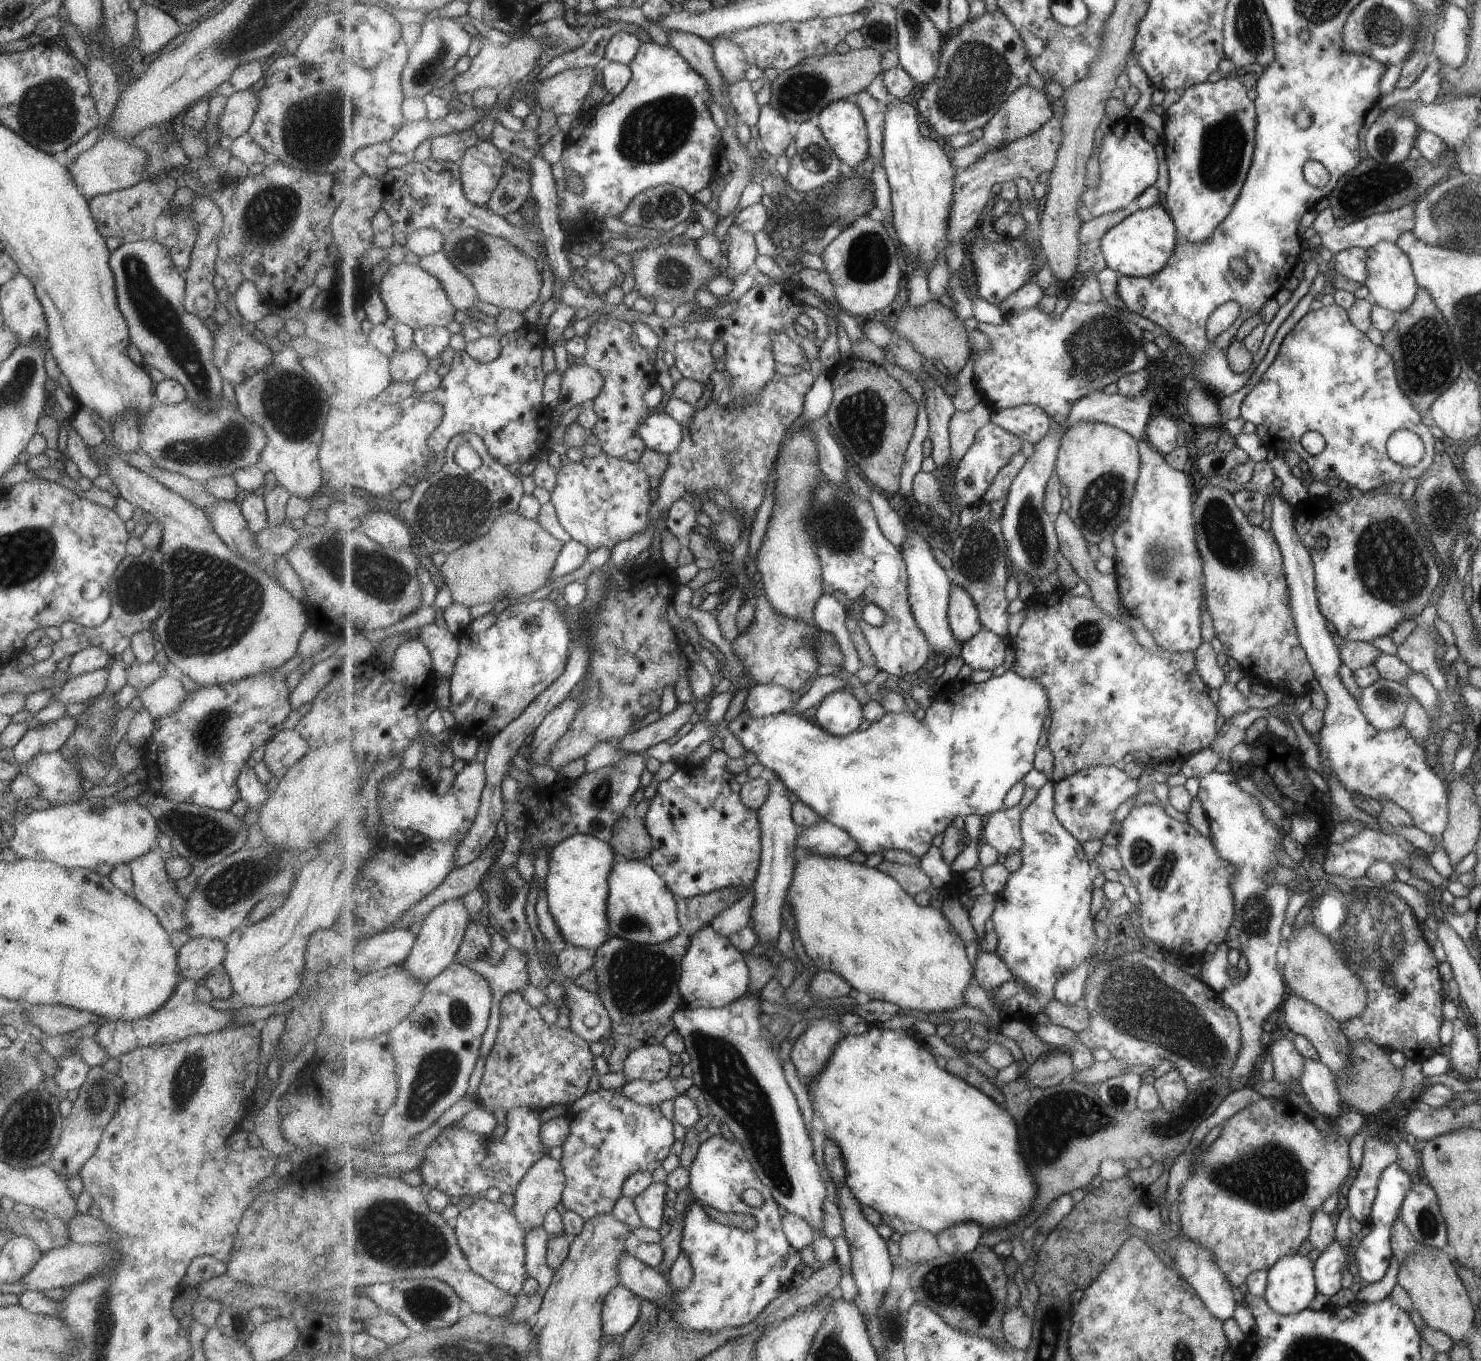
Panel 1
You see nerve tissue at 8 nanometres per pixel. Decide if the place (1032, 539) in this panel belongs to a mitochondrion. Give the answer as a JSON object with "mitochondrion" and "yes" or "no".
{"mitochondrion":"yes"}

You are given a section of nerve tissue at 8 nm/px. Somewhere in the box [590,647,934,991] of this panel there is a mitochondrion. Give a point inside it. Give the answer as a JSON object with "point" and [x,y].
{"point":[636,925]}

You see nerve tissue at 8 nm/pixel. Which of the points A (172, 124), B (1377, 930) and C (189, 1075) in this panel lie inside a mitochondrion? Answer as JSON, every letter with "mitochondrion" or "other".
{"A":"other","B":"mitochondrion","C":"mitochondrion"}

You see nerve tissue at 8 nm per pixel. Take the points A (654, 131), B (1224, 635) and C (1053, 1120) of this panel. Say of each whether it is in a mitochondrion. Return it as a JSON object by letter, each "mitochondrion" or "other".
{"A":"mitochondrion","B":"other","C":"mitochondrion"}

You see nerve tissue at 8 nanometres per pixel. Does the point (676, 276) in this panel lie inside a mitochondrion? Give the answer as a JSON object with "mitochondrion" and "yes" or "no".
{"mitochondrion":"yes"}

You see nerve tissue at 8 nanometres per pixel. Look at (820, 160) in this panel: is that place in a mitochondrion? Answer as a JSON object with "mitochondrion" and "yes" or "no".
{"mitochondrion":"yes"}

